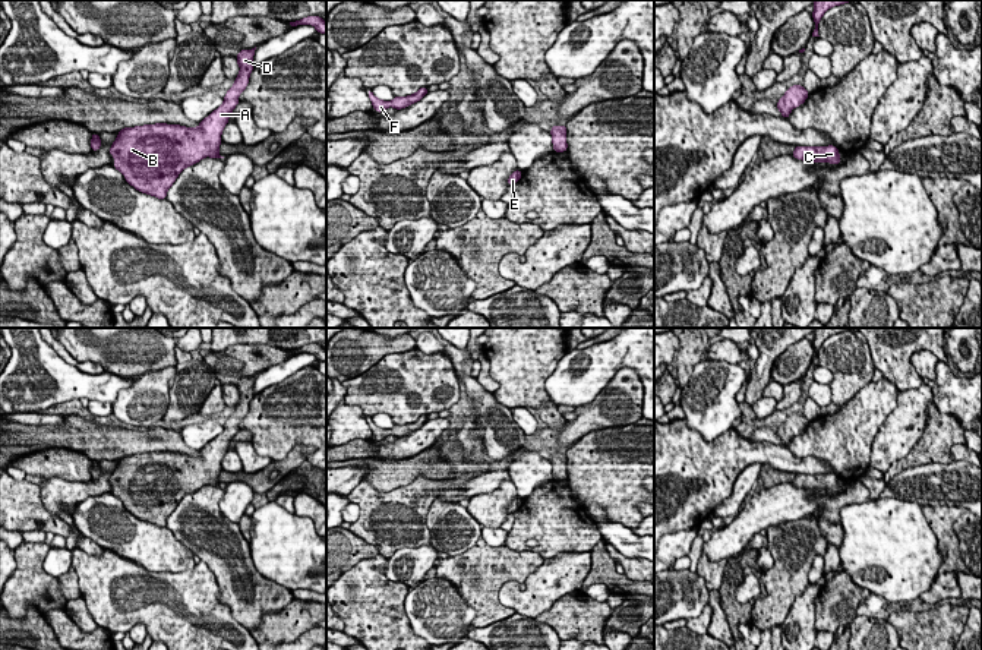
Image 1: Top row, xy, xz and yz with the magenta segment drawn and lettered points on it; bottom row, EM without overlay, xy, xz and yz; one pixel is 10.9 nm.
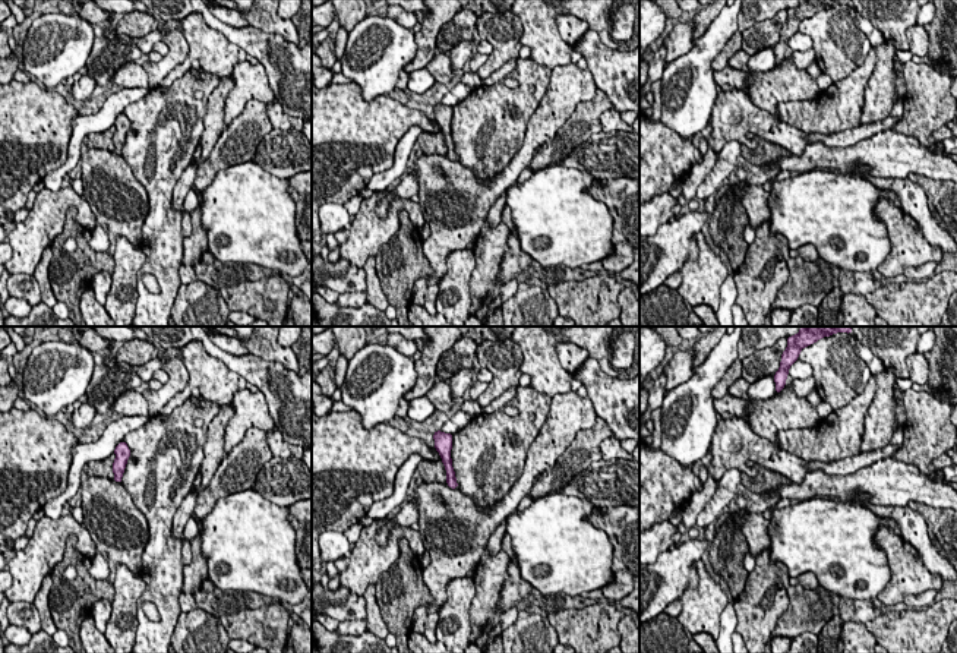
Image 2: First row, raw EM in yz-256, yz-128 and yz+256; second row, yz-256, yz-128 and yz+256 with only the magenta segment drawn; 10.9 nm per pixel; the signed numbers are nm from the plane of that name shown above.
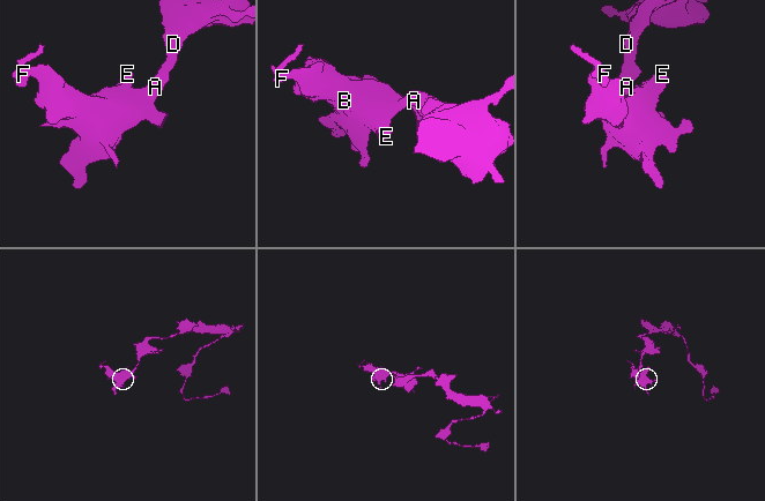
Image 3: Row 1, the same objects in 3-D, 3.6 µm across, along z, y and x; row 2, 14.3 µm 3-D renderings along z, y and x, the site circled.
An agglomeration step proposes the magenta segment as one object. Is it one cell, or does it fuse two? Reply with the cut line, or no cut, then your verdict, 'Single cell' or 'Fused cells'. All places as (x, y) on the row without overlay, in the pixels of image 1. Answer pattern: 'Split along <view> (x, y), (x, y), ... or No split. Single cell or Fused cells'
No split. Single cell

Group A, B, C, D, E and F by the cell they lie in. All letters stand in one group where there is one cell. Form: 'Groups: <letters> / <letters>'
Groups: A B C D E F

